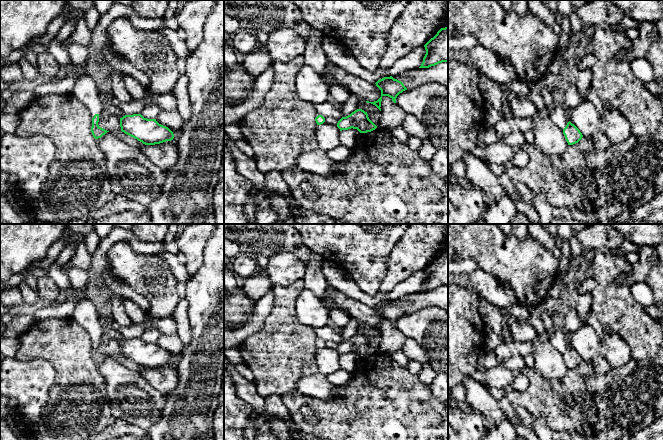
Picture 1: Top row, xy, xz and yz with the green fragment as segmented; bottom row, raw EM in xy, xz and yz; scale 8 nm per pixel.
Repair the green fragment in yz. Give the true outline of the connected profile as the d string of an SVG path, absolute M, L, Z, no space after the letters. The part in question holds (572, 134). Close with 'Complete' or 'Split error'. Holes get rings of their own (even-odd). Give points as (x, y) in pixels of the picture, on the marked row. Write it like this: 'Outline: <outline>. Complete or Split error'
Outline: M570 121L567 123L566 127L563 129L563 134L565 136L565 139L568 145L573 145L578 143L583 137L580 130Z. Complete

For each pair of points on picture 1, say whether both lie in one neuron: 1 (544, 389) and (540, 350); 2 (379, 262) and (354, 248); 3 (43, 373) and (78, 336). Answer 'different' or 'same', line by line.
1: different
2: same
3: different

